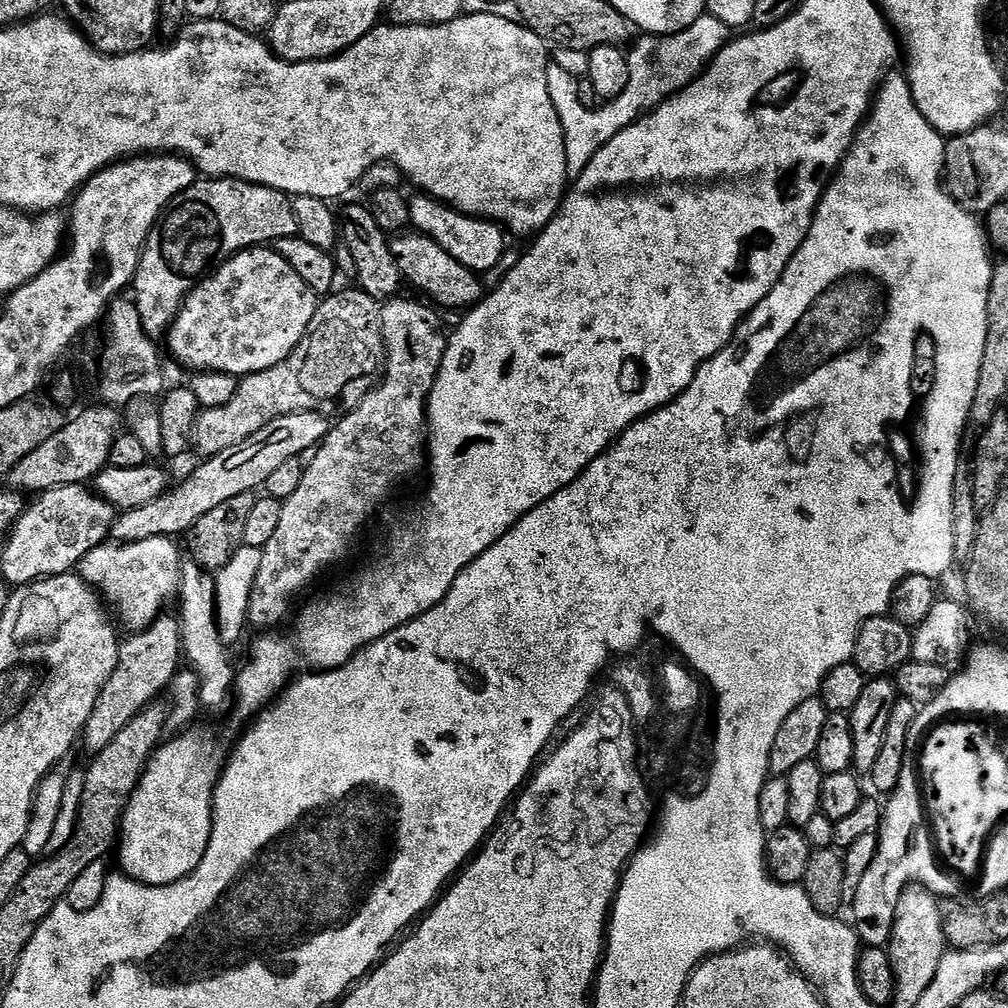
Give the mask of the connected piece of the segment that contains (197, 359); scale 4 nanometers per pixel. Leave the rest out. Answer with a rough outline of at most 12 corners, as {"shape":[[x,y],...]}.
{"shape":[[271,247],[184,300],[166,343],[201,372],[265,372],[318,297]]}

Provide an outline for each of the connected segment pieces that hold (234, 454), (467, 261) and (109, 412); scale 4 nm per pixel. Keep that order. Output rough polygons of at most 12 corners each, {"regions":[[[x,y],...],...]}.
{"regions":[[[329,417],[270,422],[146,506],[117,515],[111,539],[183,537],[202,514],[263,489],[311,453]],[[433,196],[409,199],[411,227],[472,272],[499,269],[506,232]],[[115,408],[69,419],[8,475],[43,494],[95,481],[121,435]]]}

